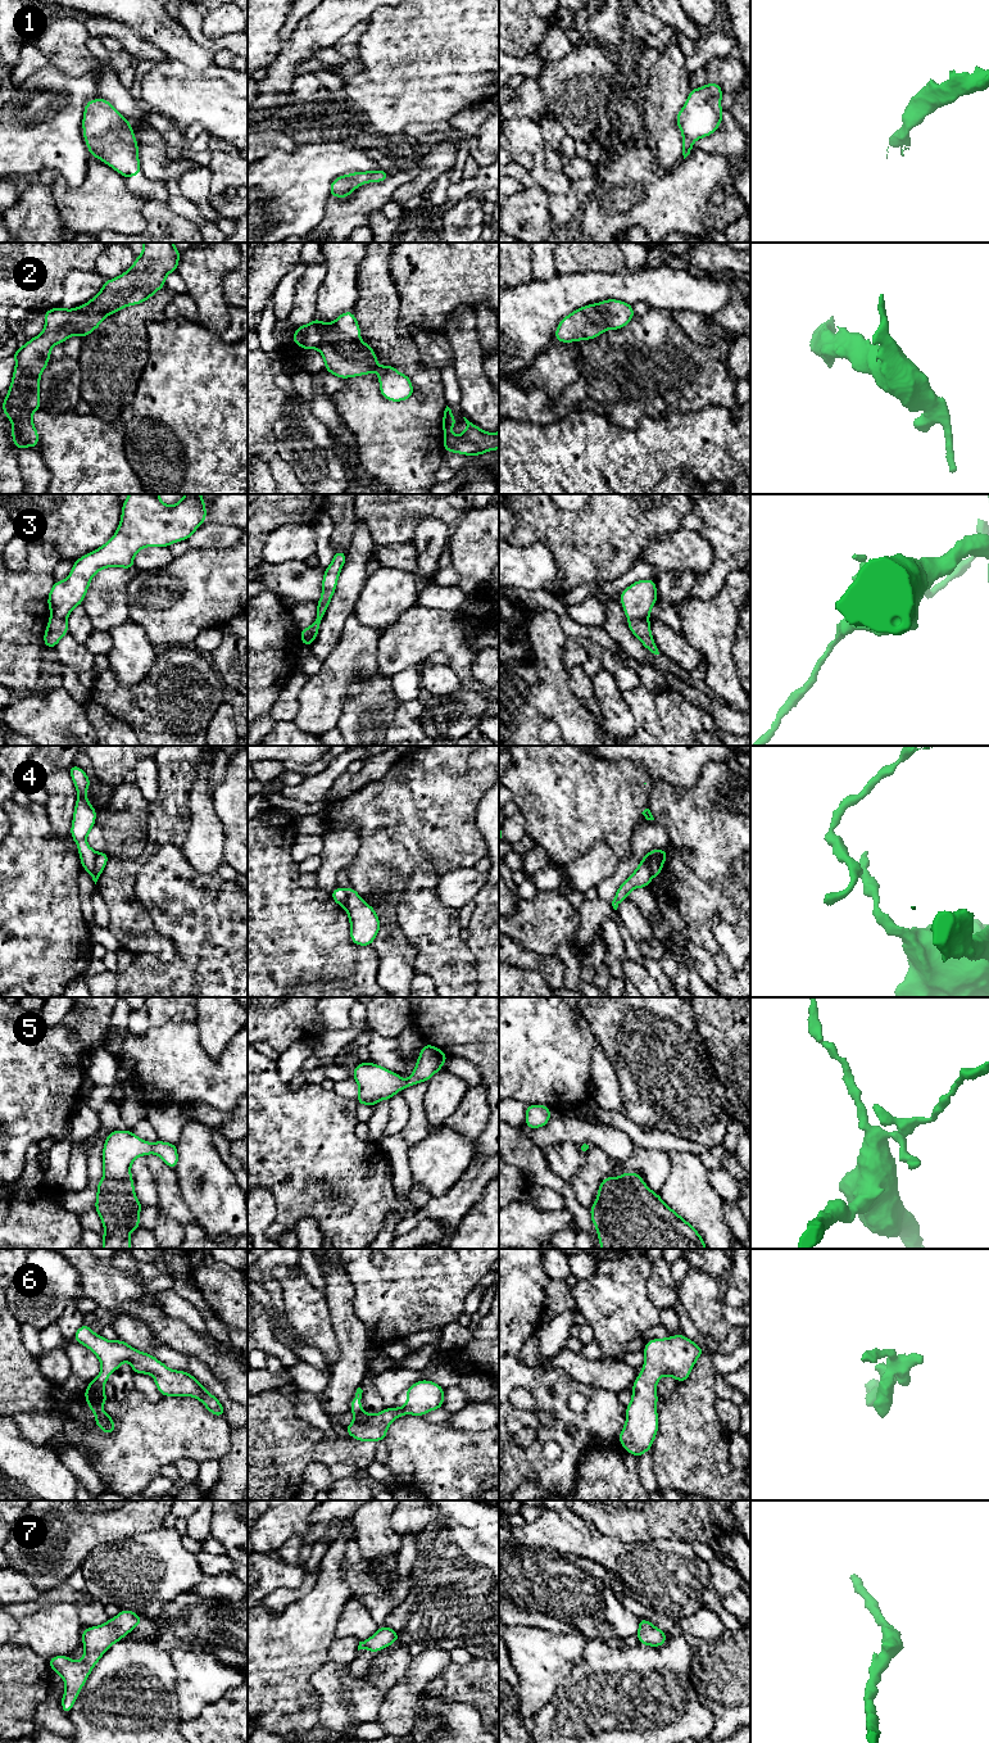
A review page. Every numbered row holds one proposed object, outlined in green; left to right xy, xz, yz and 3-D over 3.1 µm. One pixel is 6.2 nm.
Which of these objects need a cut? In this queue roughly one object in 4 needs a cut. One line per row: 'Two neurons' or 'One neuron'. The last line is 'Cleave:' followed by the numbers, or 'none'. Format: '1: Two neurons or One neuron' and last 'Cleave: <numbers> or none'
1: One neuron
2: One neuron
3: Two neurons
4: Two neurons
5: One neuron
6: One neuron
7: One neuron
Cleave: 3, 4

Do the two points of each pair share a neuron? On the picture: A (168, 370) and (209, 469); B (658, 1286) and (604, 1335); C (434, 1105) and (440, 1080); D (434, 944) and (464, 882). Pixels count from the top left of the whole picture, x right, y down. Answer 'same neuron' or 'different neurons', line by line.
A: same neuron
B: different neurons
C: same neuron
D: different neurons

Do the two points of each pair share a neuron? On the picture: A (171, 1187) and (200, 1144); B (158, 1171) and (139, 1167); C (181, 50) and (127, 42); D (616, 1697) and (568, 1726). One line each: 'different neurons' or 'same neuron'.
A: different neurons
B: different neurons
C: different neurons
D: same neuron

